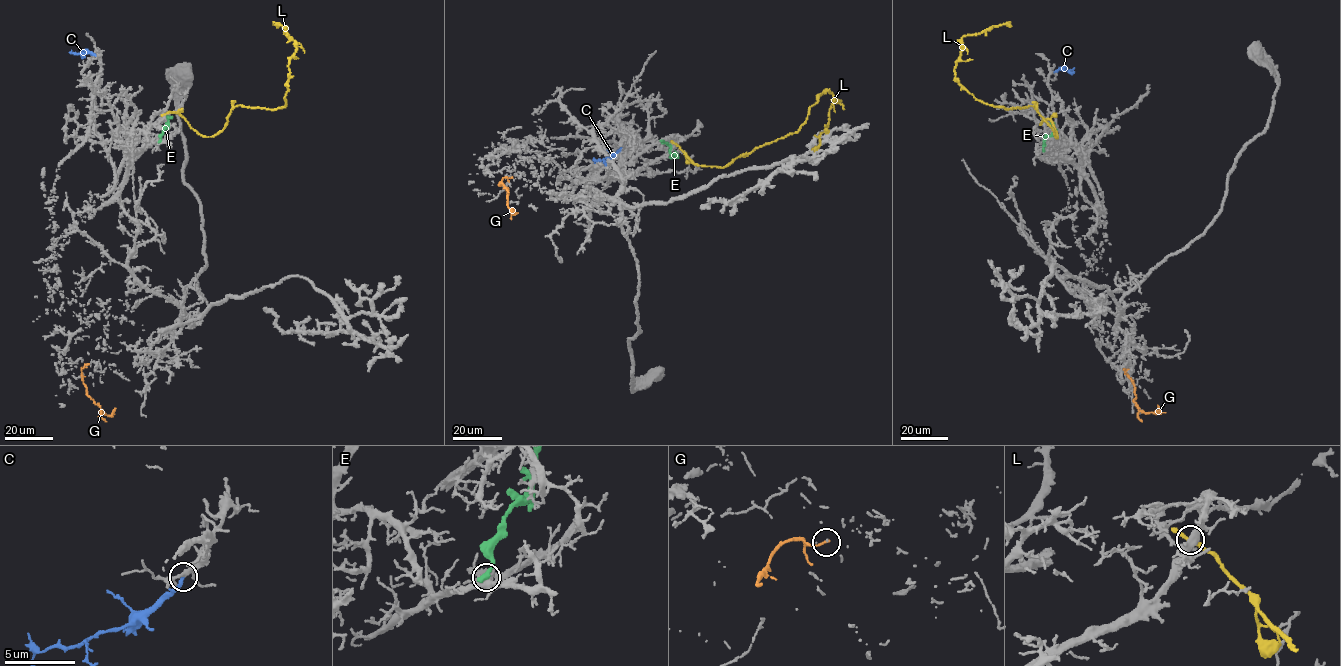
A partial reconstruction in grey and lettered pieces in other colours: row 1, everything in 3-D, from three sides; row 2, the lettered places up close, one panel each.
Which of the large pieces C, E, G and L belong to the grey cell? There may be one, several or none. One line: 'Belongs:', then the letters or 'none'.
Belongs: C

